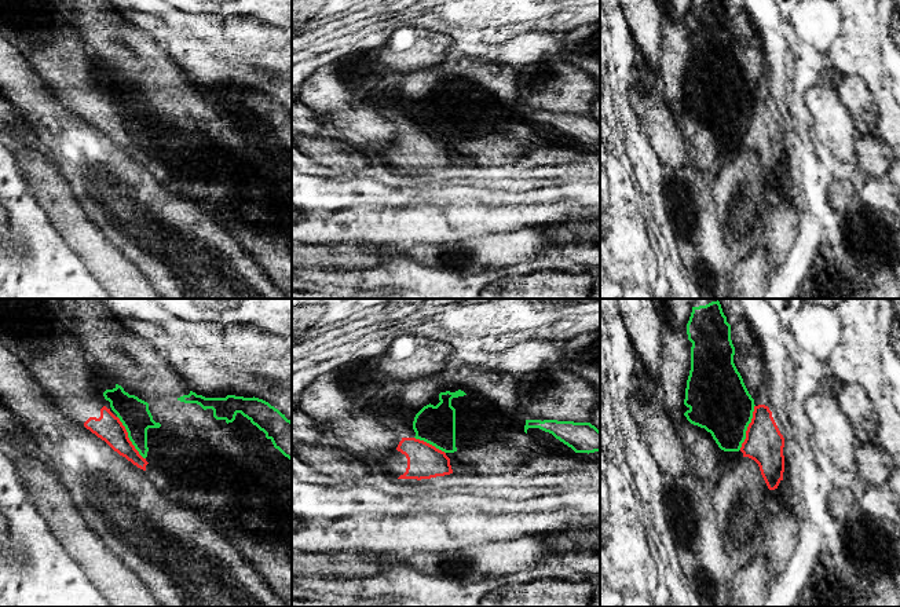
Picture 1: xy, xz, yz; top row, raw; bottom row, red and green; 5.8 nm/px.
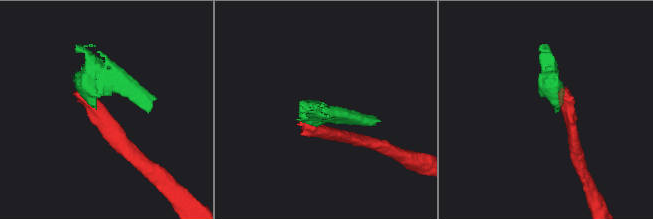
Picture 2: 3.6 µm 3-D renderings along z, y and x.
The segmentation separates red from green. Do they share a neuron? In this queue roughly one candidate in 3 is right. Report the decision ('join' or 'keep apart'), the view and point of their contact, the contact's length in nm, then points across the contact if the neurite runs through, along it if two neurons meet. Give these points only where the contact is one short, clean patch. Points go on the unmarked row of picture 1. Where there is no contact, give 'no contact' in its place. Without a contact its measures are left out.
keep apart | yz (747, 119) | 280 nm | along yz (754, 97), (746, 130), (739, 141)

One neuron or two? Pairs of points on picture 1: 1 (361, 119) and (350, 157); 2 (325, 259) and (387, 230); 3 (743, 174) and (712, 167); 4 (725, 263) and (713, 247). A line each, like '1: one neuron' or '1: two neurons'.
1: two neurons
2: two neurons
3: two neurons
4: one neuron

